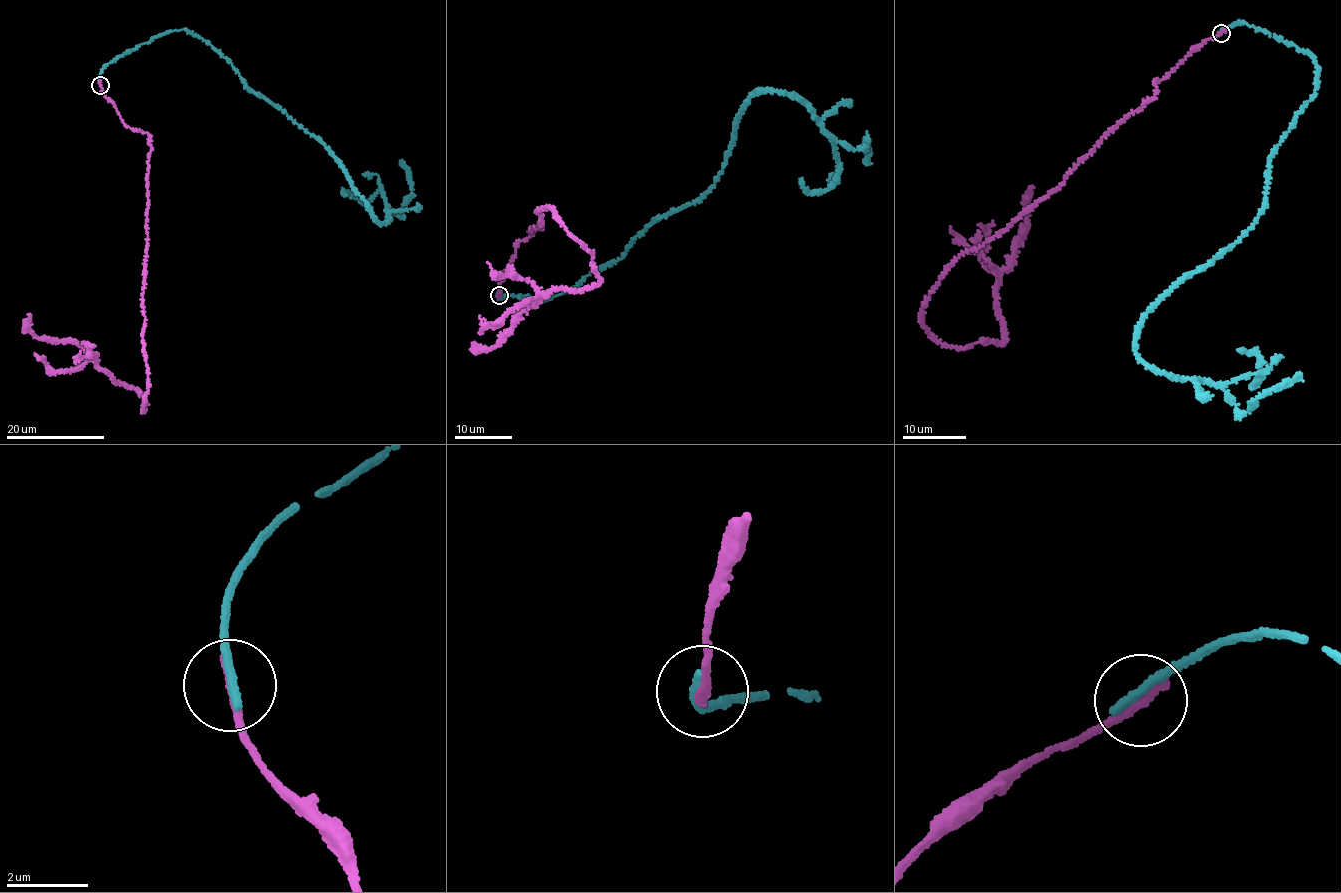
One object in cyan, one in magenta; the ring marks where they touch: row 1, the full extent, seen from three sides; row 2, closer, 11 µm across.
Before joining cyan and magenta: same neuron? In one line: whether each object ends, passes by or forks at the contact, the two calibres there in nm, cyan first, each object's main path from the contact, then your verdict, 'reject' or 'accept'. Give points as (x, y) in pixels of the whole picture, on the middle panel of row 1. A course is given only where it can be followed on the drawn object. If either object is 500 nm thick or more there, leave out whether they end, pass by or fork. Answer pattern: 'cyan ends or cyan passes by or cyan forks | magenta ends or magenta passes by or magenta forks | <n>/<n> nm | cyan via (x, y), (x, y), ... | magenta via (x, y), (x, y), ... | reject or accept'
cyan ends | magenta ends | 280/260 nm | cyan via (499, 294), (576, 288), (702, 197), (749, 97), (792, 93), (833, 142), (834, 182), (811, 192), (800, 177) | magenta via (499, 294), (518, 243), (543, 228), (537, 212), (593, 253), (598, 283), (557, 287), (497, 346), (472, 344) | reject

